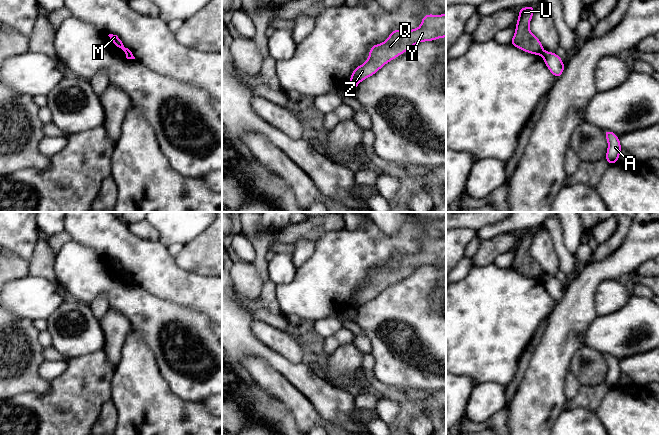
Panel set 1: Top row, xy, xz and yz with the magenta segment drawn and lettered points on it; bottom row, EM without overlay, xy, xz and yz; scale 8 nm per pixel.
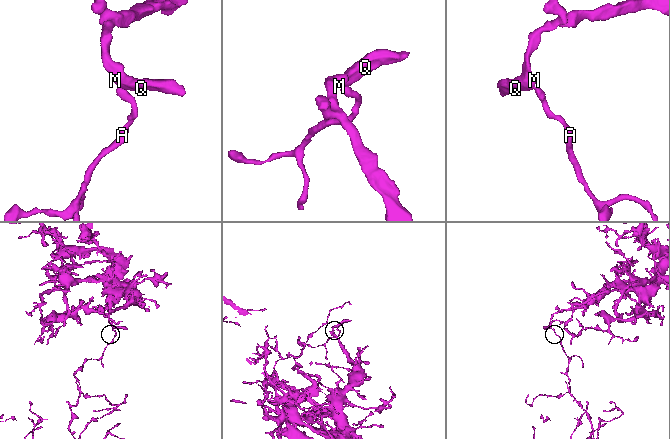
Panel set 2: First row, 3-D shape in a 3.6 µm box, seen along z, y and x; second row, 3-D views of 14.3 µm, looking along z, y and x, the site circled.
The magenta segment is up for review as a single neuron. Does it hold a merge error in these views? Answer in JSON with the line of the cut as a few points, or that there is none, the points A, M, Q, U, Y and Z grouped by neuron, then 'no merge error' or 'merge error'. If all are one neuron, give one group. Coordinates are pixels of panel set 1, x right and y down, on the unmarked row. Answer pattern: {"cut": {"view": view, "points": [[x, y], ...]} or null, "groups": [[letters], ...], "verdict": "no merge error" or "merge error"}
{"cut": {"view": "xz", "points": [[351, 308], [355, 310]]}, "groups": [["A"], ["M", "Q", "U", "Y", "Z"]], "verdict": "merge error"}

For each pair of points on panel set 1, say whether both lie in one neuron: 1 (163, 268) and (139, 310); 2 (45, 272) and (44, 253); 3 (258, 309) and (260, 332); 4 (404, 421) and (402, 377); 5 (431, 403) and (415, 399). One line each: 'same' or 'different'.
1: different
2: same
3: different
4: different
5: same

